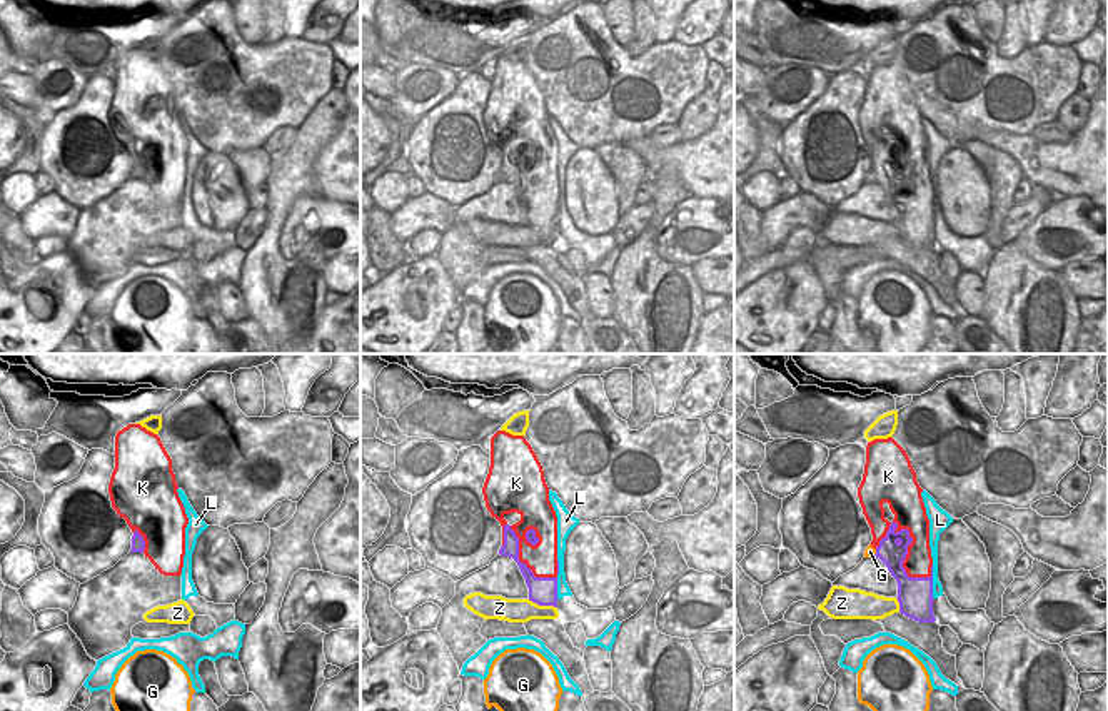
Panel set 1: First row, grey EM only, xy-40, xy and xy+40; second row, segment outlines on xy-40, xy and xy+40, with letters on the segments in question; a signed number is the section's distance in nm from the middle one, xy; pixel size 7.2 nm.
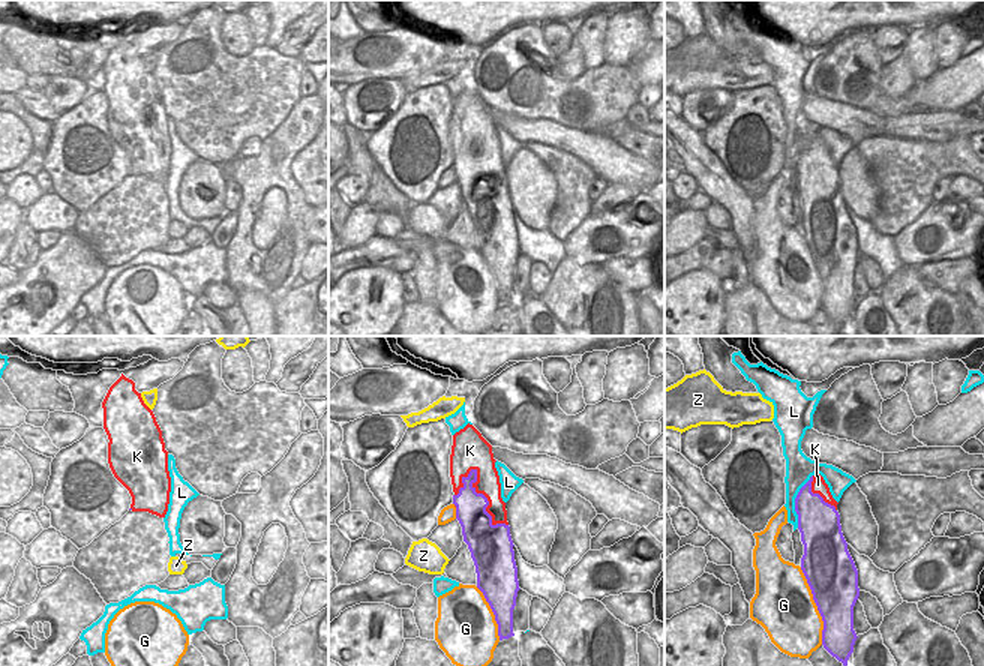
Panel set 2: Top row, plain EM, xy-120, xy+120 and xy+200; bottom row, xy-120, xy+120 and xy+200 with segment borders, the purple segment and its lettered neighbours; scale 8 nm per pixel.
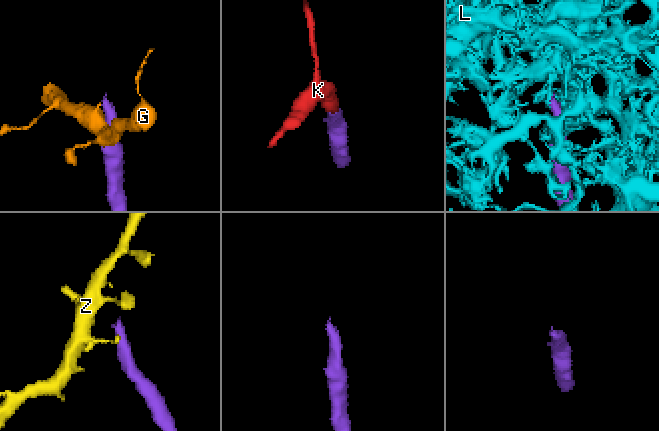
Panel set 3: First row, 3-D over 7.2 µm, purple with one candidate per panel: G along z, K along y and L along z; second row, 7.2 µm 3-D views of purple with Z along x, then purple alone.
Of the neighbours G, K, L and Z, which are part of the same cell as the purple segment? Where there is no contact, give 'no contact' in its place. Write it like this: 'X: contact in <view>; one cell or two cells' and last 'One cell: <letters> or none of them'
G: contact in xy+40; two cells
K: contact in xy+40; one cell
L: contact in xy+40; two cells
Z: contact in xy; two cells
One cell: K

